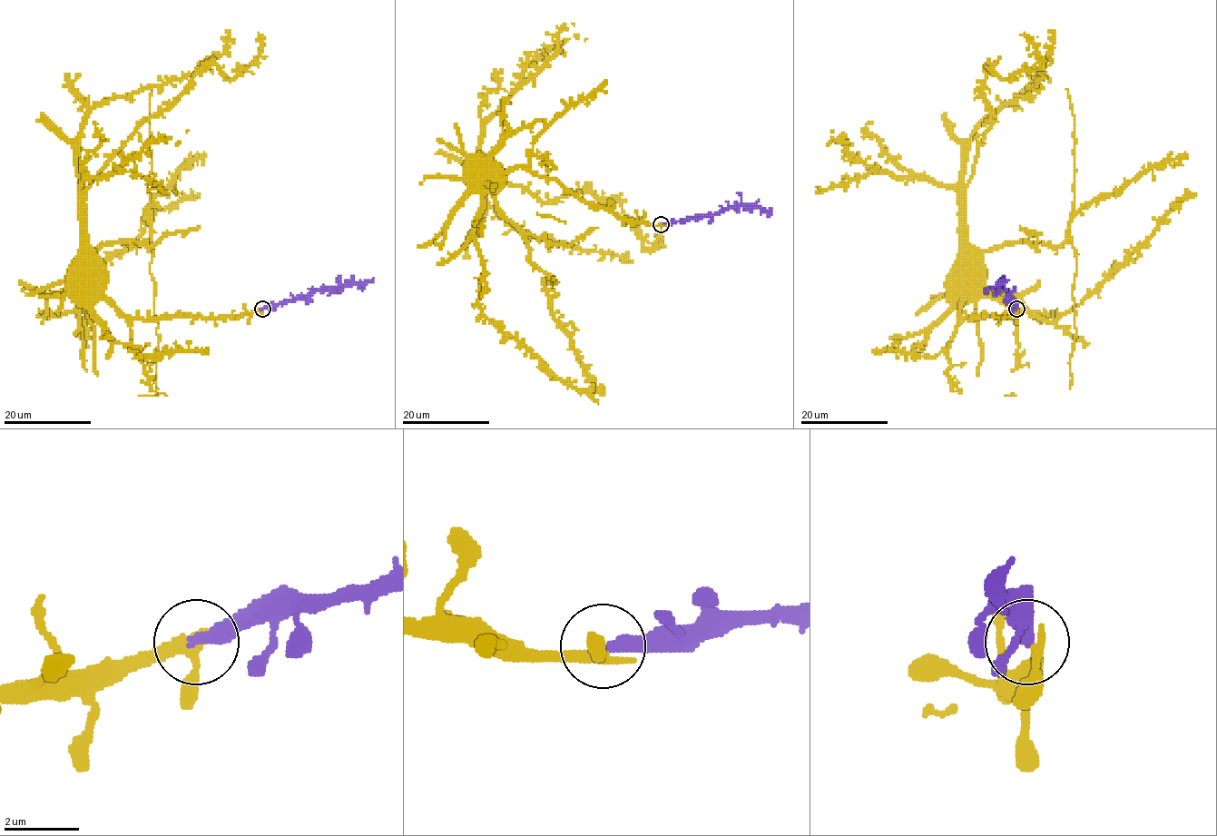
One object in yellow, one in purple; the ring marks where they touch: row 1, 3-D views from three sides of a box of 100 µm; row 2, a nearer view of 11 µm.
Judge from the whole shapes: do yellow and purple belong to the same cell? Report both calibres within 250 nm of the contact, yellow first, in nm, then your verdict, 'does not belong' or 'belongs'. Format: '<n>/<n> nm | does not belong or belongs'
280/400 nm | belongs

